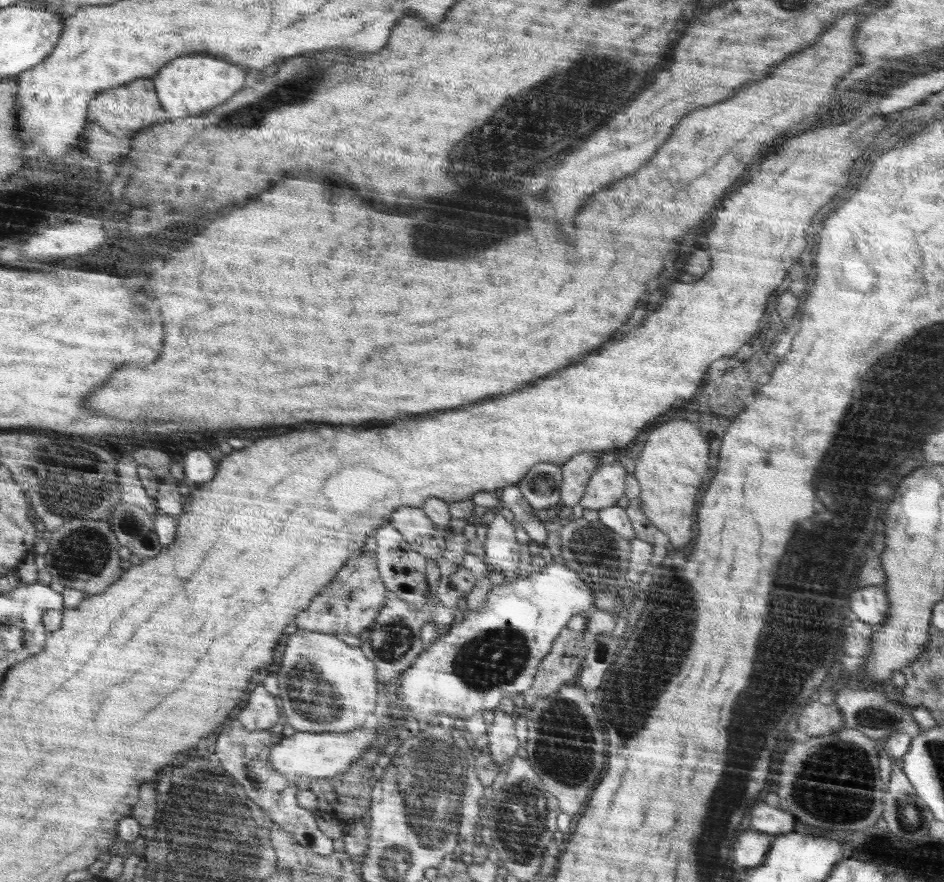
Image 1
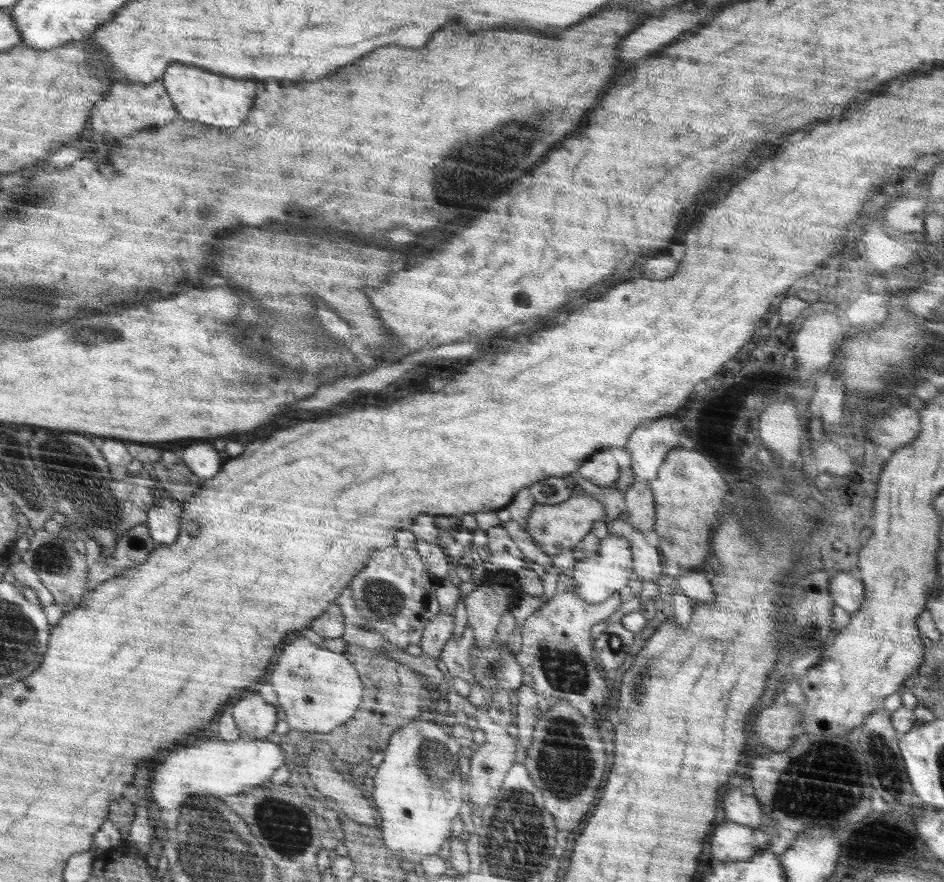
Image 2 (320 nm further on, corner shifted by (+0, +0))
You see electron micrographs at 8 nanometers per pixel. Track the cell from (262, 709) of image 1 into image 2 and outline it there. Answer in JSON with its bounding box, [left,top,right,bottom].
[230,694,278,740]

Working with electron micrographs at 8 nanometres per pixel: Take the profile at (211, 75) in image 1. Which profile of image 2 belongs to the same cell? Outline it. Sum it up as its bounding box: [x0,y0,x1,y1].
[162,64,256,128]

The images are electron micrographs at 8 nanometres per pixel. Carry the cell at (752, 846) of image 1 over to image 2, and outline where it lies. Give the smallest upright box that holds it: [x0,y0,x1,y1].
[710,822,757,862]

